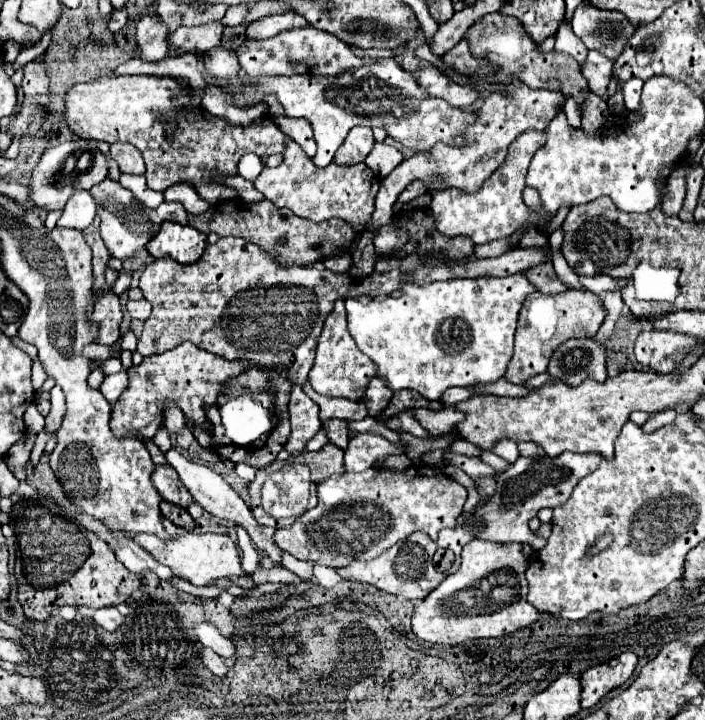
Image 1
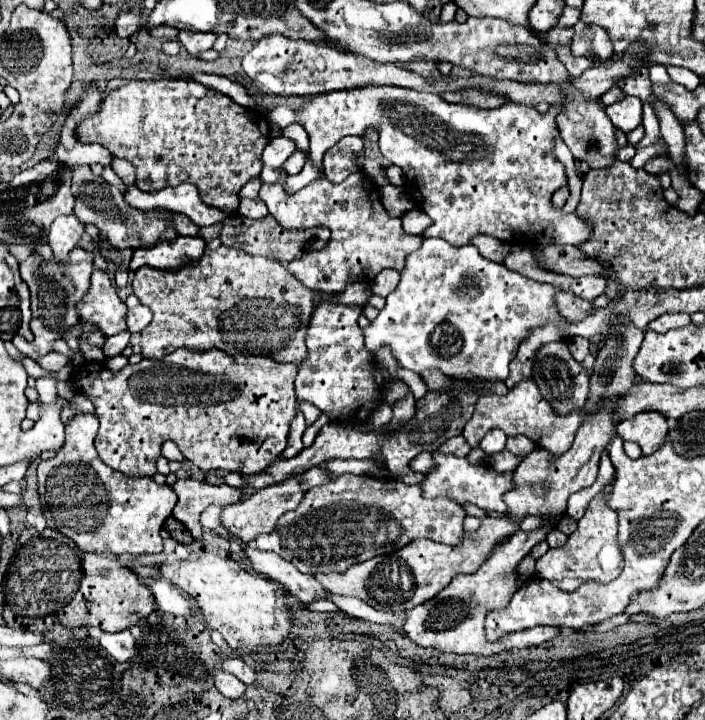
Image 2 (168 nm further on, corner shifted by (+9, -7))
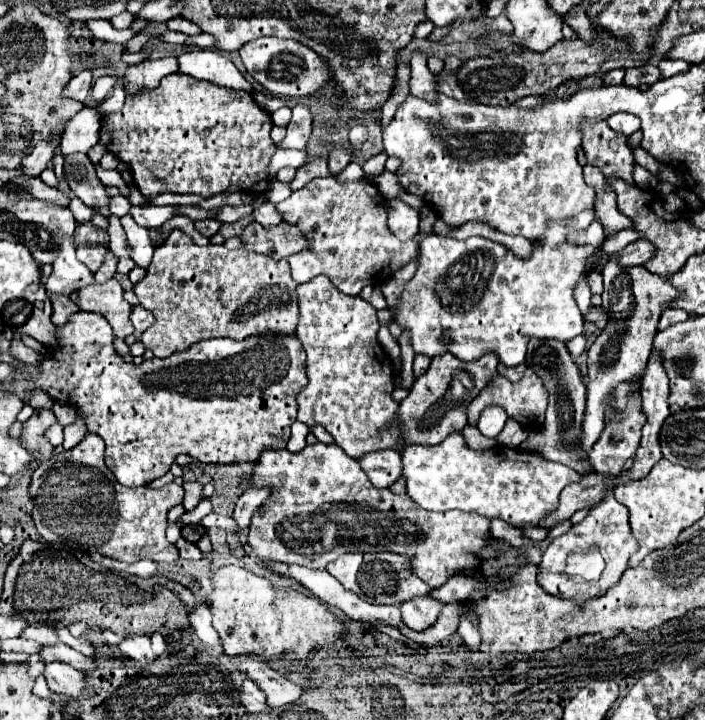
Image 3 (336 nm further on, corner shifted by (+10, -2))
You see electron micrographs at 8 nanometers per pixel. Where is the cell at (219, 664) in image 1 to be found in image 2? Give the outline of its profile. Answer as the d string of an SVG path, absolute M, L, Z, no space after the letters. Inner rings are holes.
M222 670L216 672L216 688L218 688L226 698L232 698L232 700L242 698L244 692L246 692L246 684L244 684L244 682L240 682L236 676L226 674L226 672L222 672Z

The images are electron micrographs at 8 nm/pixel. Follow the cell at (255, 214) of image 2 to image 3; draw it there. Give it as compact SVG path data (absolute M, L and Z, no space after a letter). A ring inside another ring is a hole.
M263 201L263 203L255 203L253 205L253 217L257 223L269 227L269 225L277 225L277 221L281 221L281 215L277 213L275 205L271 201Z

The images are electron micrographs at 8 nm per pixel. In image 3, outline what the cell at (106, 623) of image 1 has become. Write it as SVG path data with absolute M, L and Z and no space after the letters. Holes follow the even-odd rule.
M129 635L117 645L117 649L125 657L139 661L141 665L147 665L151 659L155 659L155 653L151 649L151 641L149 641L147 635Z

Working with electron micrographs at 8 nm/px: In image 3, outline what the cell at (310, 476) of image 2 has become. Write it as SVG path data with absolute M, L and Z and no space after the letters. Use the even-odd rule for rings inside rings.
M251 487L247 489L235 503L235 511L233 511L233 517L235 521L239 523L239 535L241 537L247 537L247 529L249 529L249 523L251 523L251 517L255 513L255 509L261 505L261 501L265 501L269 497L271 489L267 487Z

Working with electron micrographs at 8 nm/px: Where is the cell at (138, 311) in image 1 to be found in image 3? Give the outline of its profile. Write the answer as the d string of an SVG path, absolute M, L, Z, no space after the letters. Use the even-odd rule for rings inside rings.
M141 305L133 307L133 311L131 311L131 323L133 323L133 327L135 327L139 333L143 333L153 321L155 321L153 313L149 313L147 309L143 309Z

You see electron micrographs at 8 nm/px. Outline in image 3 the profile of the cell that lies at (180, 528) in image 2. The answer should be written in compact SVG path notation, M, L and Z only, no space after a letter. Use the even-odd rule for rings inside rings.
M185 525L181 529L181 537L187 539L187 541L191 541L191 543L197 543L203 533L205 533L205 529L201 525Z

